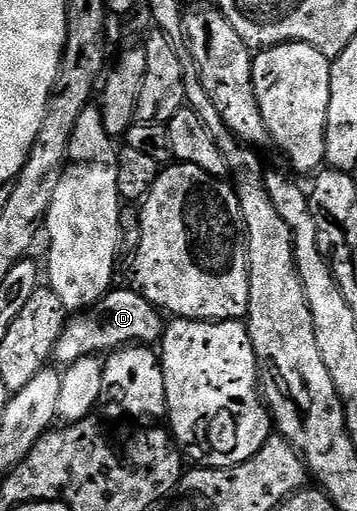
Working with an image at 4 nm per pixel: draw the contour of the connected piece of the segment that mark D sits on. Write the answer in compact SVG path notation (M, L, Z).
M135 289L129 291L109 290L104 298L87 308L86 313L76 313L65 322L56 342L55 362L67 365L86 355L99 356L100 351L111 353L129 345L156 345L161 342L166 326L165 316L146 297Z

